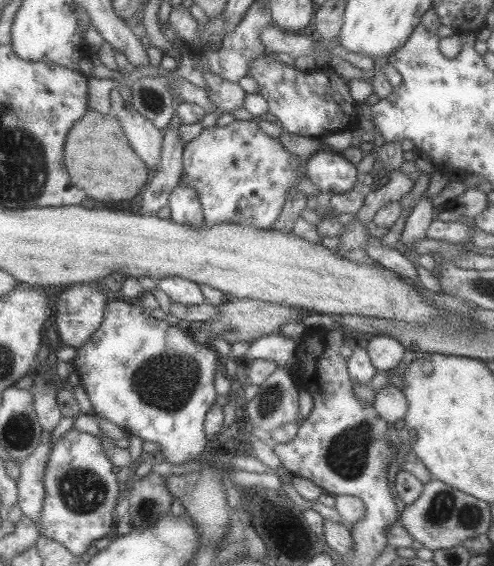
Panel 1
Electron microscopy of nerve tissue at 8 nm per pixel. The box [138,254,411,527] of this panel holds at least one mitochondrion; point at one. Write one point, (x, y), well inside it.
(347, 455)

